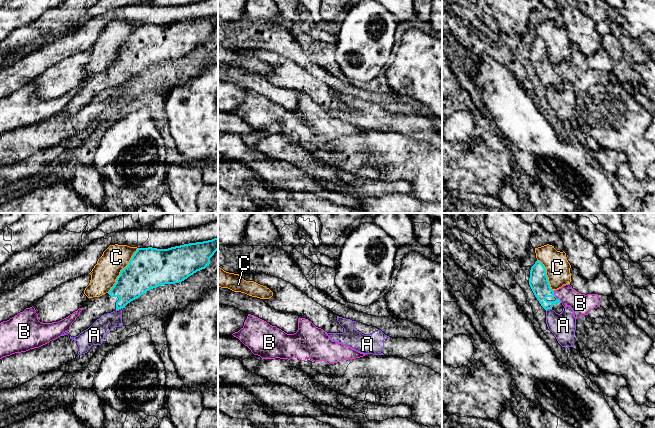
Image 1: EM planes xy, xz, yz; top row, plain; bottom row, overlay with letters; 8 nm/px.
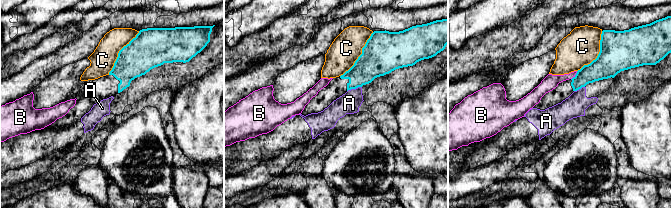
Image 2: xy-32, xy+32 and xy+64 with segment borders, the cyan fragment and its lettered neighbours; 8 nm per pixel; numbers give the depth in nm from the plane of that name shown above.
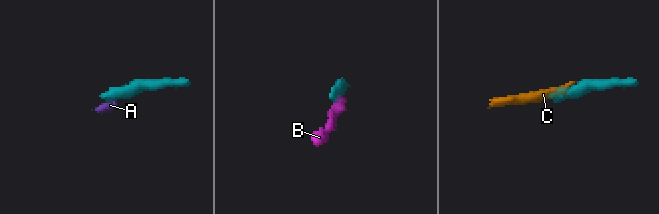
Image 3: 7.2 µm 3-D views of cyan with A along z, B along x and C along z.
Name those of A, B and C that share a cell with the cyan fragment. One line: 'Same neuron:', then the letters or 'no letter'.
Same neuron: no letter

